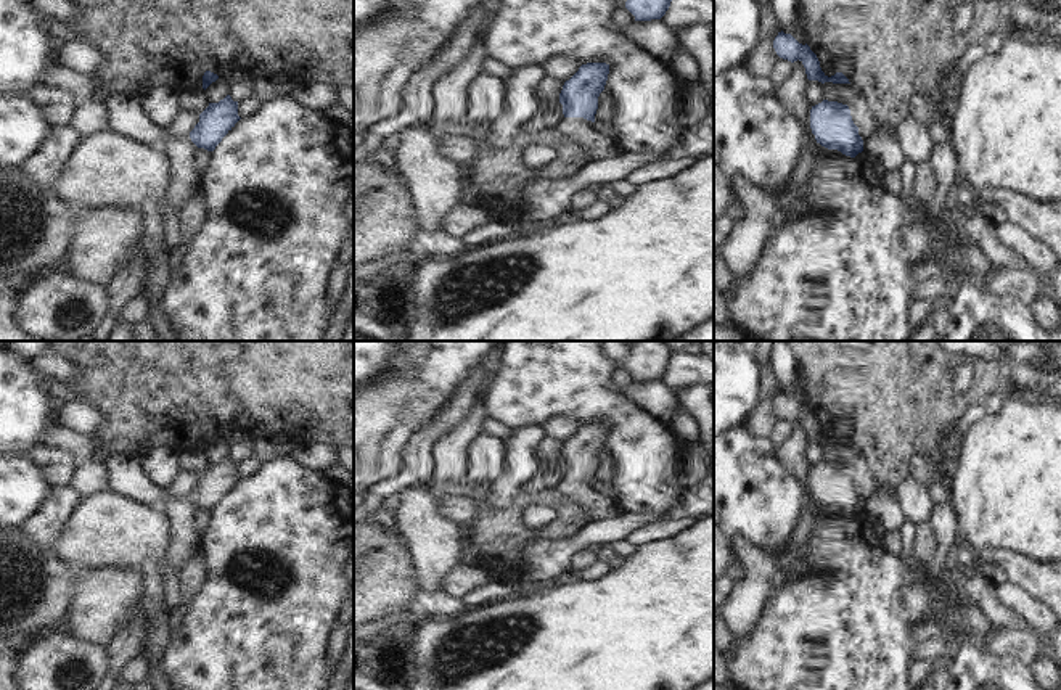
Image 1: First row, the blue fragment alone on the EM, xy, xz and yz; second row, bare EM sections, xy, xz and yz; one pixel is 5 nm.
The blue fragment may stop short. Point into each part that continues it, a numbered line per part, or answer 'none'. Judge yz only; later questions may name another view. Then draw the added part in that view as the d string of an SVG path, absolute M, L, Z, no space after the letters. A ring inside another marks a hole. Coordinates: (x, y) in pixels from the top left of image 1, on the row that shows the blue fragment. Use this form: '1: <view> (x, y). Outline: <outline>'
none

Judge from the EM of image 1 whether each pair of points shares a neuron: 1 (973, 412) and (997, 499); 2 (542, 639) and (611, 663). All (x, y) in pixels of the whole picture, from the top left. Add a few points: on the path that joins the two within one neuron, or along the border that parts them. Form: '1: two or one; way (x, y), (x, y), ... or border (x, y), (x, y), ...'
1: two; border (987, 410), (962, 433)
2: one; way (560, 657), (566, 663), (593, 663)

